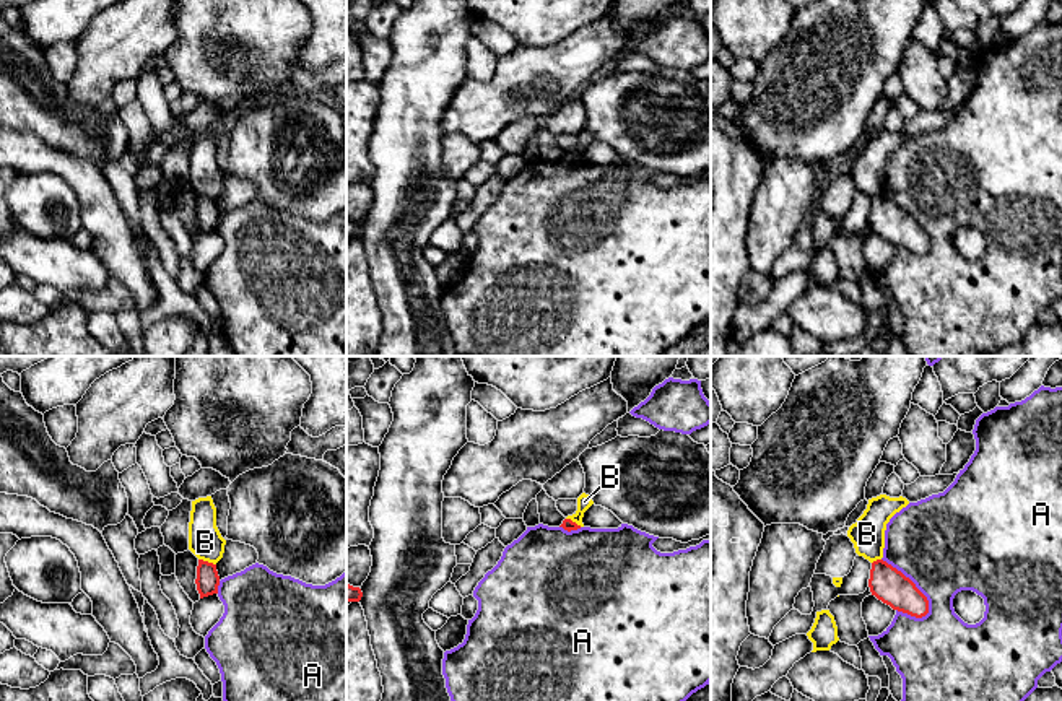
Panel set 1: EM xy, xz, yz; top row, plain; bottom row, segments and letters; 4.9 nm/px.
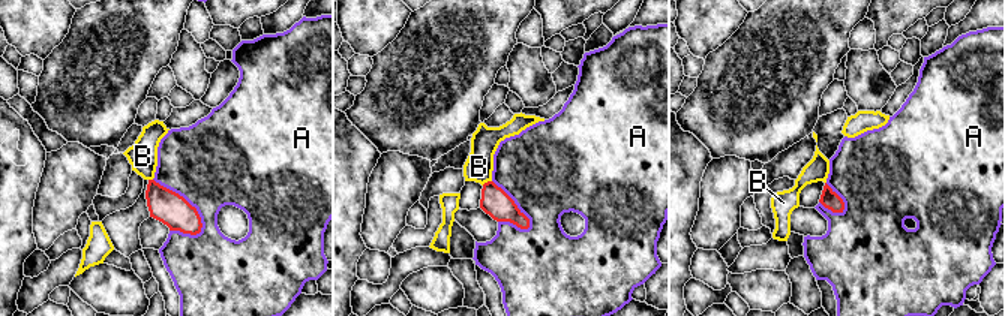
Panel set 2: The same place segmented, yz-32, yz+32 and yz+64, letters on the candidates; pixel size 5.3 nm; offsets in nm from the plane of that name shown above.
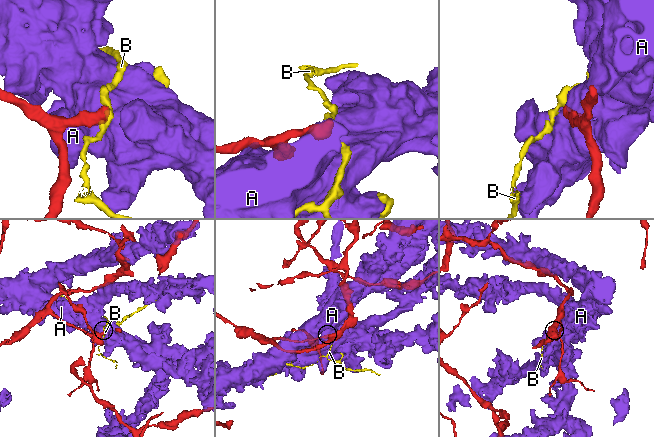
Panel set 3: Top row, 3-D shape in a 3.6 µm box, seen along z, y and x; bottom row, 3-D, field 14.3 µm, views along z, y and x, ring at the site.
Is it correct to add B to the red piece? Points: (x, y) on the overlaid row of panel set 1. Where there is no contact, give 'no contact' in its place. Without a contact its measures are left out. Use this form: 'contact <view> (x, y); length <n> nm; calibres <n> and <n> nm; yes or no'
contact xy (207, 561); length 90 nm; calibres 120 and 170 nm; no

